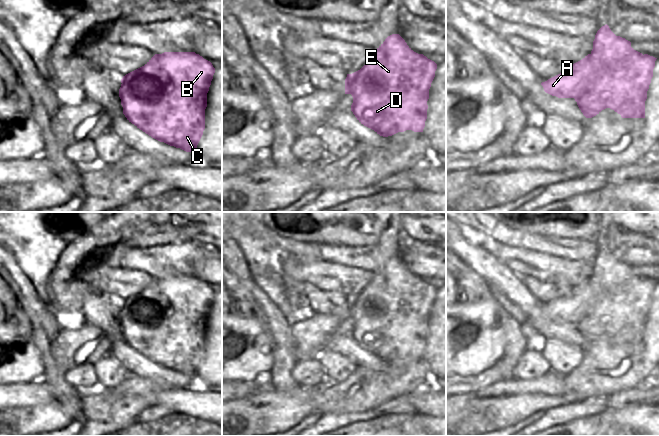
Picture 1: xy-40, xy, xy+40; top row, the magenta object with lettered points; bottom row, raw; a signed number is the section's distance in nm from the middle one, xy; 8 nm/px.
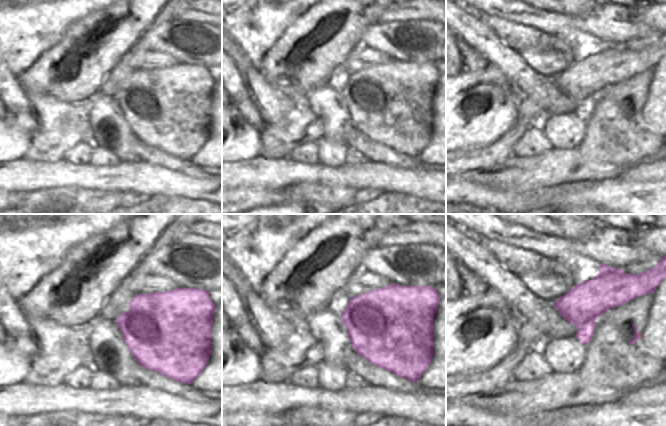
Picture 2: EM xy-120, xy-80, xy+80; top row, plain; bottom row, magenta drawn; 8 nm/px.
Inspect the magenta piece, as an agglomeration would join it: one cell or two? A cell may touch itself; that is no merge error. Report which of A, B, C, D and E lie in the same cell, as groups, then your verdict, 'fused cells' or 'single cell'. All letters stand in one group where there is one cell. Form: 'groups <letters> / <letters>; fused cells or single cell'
groups A / B C D E; fused cells

